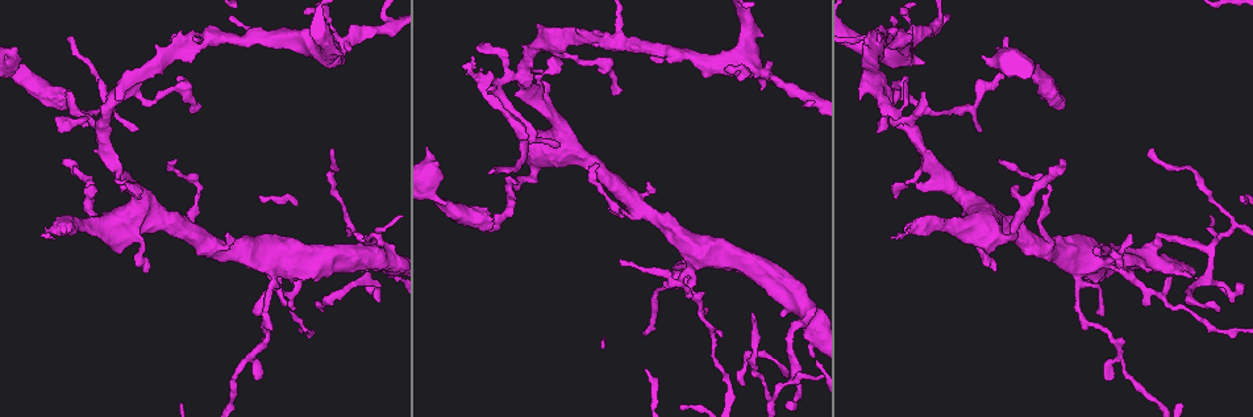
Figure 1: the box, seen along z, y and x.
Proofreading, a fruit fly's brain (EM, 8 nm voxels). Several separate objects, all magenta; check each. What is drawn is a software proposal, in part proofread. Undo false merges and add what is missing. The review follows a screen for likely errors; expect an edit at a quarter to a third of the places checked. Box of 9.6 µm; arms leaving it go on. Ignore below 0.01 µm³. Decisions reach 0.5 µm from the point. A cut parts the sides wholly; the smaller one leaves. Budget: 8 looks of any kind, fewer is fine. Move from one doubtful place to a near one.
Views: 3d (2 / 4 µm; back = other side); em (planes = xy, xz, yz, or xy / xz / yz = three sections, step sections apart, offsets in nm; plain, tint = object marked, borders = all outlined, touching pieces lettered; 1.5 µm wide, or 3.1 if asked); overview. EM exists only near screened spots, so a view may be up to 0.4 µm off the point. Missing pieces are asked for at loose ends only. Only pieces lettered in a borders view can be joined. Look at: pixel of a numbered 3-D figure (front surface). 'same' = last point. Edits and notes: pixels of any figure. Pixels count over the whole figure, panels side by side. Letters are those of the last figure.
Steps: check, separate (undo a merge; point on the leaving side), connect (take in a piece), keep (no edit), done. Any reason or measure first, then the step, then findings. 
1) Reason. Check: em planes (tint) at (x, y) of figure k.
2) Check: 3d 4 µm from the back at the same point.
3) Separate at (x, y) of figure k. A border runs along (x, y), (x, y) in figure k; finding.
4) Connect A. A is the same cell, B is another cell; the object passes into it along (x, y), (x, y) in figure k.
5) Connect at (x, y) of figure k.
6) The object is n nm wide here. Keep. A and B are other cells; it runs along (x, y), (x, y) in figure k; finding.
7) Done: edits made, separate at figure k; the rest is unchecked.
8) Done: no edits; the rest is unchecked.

Sharp bend. Check: em planes (borders) at (116, 108) of figure 1.

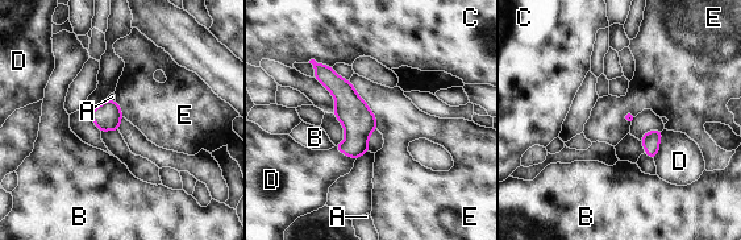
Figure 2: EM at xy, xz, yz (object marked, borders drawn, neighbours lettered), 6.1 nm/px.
Keep. A, B, C, D and E are other cells; a border runs along (349, 81), (374, 115), (377, 128) in figure 2; continuous, no second neuron.

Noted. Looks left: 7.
Check: em planes (borders) at (138, 199) of figure 1.

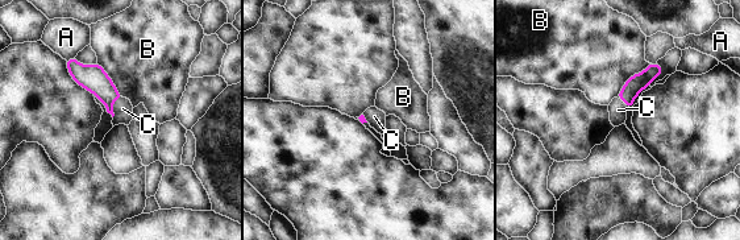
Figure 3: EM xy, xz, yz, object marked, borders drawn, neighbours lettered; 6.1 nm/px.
Connect C. C is the same cell, A and B are other cells; the object passes into it along (92, 78), (111, 106), (123, 108) in figure 3; the neuron continues.

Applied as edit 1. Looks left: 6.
Redraw. Check: overview.

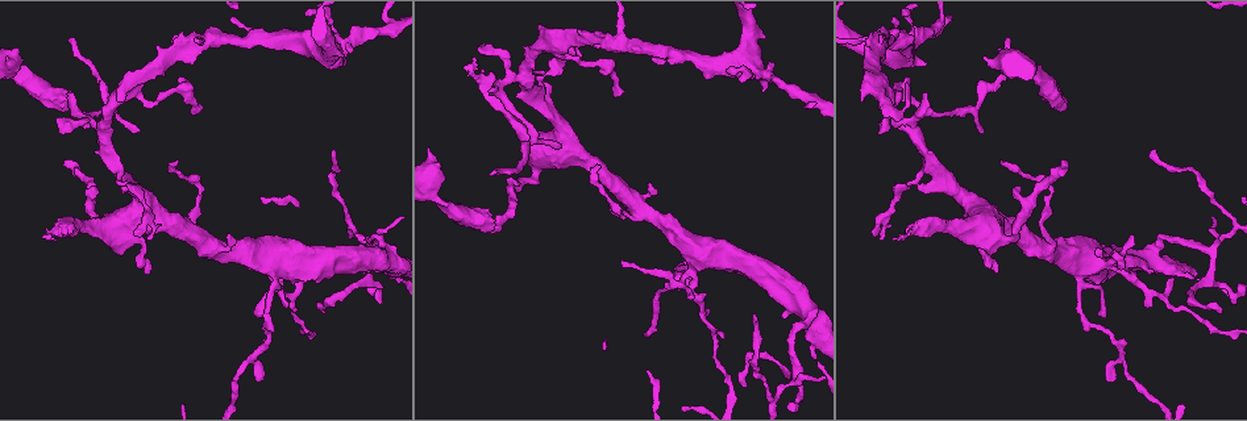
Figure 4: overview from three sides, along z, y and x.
An open end. Check: 3d 4 µm at (119, 102) of figure 4.

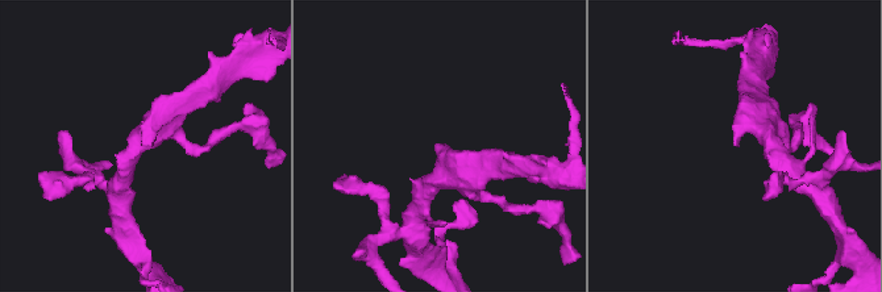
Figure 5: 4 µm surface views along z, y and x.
The arms are 280, 280 nm wide; need the tissue. Check: em planes (borders) at (442, 147) of figure 5.

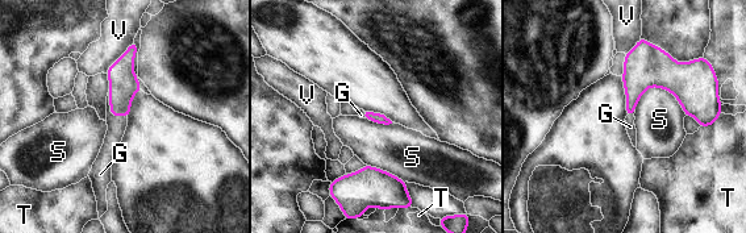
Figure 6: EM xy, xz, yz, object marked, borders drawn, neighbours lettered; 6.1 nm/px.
Connect G. G is the same cell, S, T and V are other cells; the object passes into it along (123, 82), (111, 111), (117, 125) in figure 6; it goes on there.

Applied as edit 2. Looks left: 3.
Check: overview.

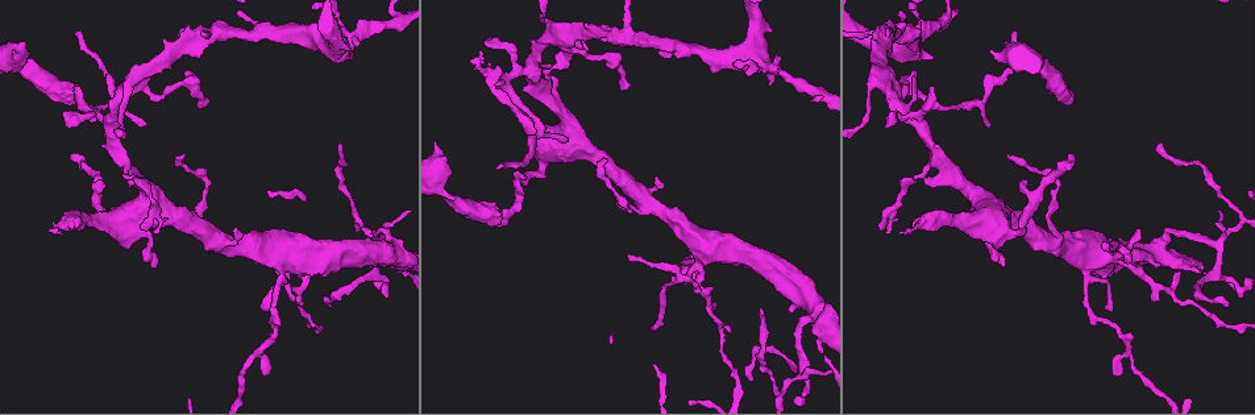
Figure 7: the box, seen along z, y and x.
Arms part here. Check: em planes (borders) at (358, 220) of figure 7.

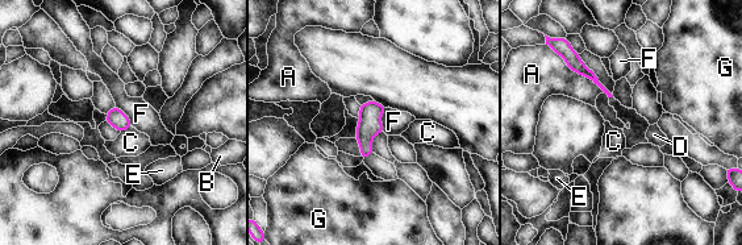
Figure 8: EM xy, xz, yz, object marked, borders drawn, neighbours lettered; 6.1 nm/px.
Keep. A, B, C, D, E, F and G are other cells; a border runs along (387, 108), (382, 115), (383, 132) in figure 8; one neuron here.

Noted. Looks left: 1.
Done: edits made, connect at figure 3, connect at figure 6; the rest is unchecked.

